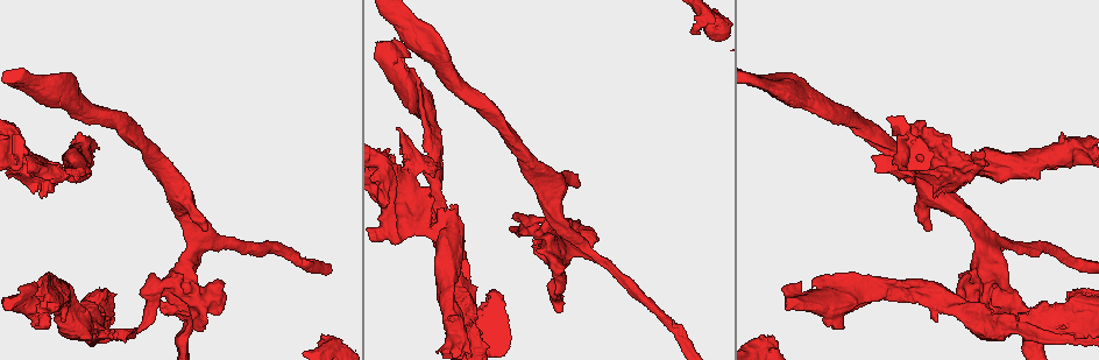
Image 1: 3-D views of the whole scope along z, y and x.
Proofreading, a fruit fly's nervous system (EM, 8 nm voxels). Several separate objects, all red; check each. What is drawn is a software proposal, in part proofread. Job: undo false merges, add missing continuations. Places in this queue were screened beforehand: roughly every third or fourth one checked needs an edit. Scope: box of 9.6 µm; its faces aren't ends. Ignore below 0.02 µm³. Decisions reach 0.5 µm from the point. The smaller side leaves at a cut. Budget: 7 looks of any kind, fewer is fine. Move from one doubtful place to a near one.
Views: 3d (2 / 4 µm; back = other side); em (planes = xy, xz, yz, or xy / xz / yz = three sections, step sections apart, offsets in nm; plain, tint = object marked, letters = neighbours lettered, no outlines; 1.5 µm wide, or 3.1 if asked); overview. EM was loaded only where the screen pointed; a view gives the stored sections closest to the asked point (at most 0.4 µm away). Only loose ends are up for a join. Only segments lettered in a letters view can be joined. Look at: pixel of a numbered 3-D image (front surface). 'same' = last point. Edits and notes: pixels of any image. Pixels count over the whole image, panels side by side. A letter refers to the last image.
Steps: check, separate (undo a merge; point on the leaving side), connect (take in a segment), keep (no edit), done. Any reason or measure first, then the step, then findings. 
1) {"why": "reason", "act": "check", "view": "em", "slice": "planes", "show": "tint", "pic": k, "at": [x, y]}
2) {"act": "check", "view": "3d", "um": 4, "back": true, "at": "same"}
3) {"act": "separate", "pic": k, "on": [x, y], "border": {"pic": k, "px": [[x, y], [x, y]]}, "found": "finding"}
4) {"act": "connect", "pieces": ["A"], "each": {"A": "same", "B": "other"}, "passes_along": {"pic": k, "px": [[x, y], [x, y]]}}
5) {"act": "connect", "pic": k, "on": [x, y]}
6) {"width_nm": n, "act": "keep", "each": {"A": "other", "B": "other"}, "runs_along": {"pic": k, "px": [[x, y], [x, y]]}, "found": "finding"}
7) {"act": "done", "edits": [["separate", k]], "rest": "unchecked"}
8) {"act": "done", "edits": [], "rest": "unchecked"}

{"why": "free end", "act": "check", "view": "3d", "um": 4, "pic": 1, "at": [159, 307]}

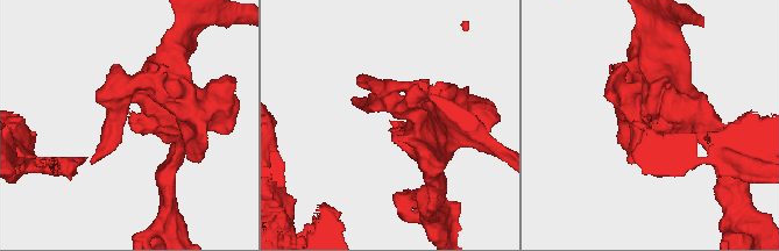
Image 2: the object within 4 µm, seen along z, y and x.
{"why": "need the tissue", "act": "check", "view": "em", "slice": "planes", "show": "letters", "pic": 2, "at": [130, 118]}

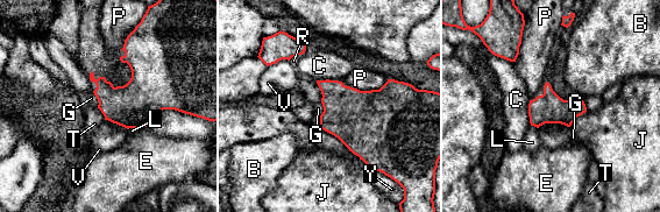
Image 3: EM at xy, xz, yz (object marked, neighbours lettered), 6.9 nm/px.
{"width_nm": 220, "act": "keep", "each": {"B": "other", "C": "other", "E": "other", "G": "other", "J": "other", "L": "other", "P": "other", "R": "other", "T": "other", "V": "other", "Y": "other"}, "border": {"pic": 3, "px": [[92, 92], [98, 101], [98, 107]]}, "found": "no lettered segment goes on from it"}

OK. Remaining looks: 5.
{"why": "an open end", "act": "check", "view": "em", "slice": "planes", "show": "letters", "pic": 1, "at": [70, 300]}

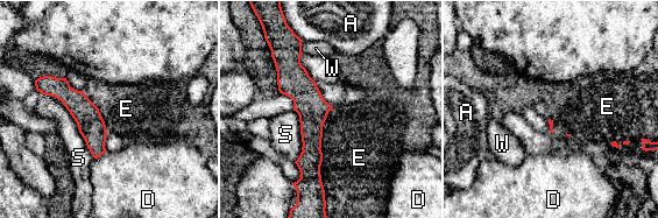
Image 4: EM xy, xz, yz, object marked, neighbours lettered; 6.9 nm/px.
{"act": "keep", "each": {"A": "other", "D": "other", "E": "other", "S": "other", "W": "other"}, "border": {"pic": 4, "px": [[105, 152], [94, 159]]}, "found": "none of them fits"}

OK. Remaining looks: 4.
{"why": "an open end", "act": "check", "view": "em", "slice": "xy", "step": 4, "show": "tint", "pic": 1, "at": [398, 242]}

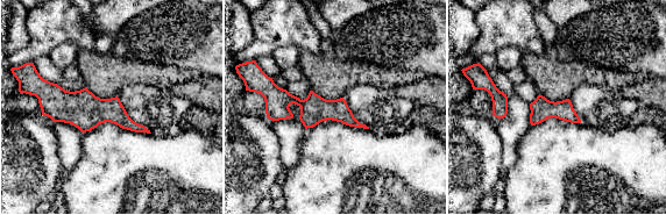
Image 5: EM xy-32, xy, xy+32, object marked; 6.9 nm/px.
{"act": "check", "view": "em", "slice": "planes", "show": "letters", "at": "same"}

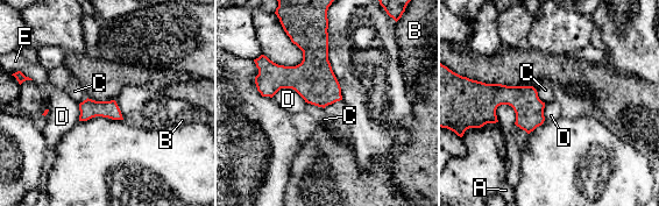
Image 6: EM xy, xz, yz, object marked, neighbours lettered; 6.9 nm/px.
{"act": "keep", "each": {"A": "other", "B": "other", "C": "other", "D": "other", "E": "other"}, "border": {"pic": 6, "px": [[532, 85], [537, 96], [545, 102]]}, "found": "no lettered segment goes on from it"}

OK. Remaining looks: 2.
{"act": "done", "edits": [], "rest": "unchecked"}

